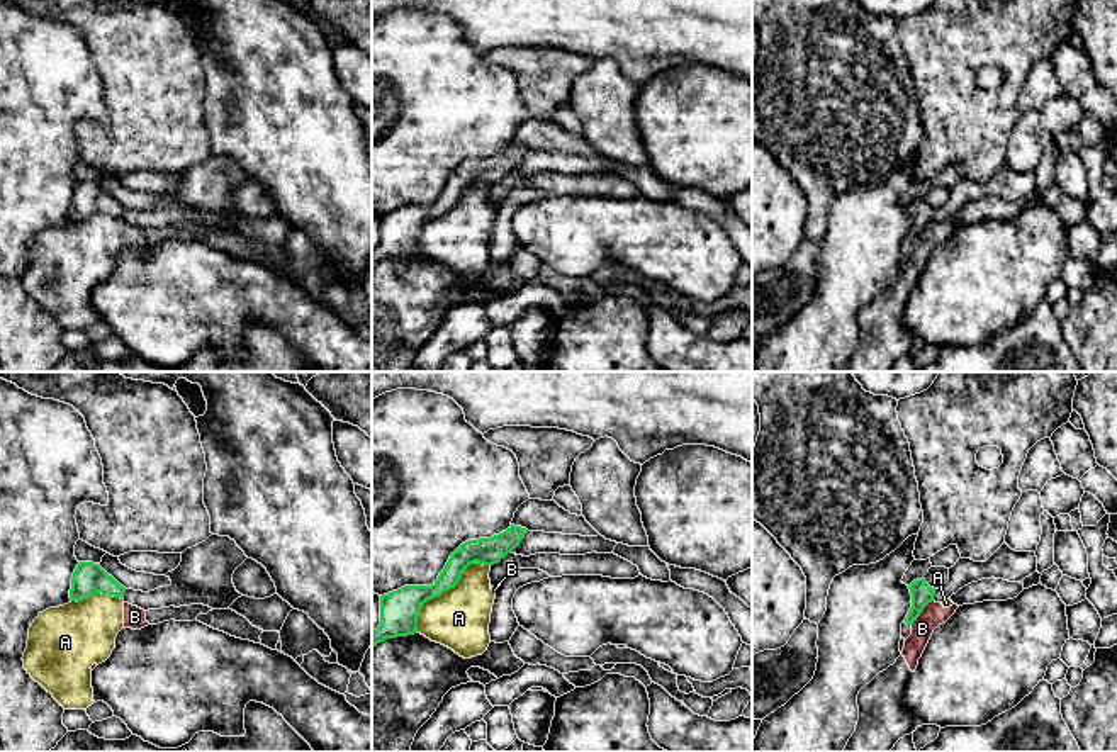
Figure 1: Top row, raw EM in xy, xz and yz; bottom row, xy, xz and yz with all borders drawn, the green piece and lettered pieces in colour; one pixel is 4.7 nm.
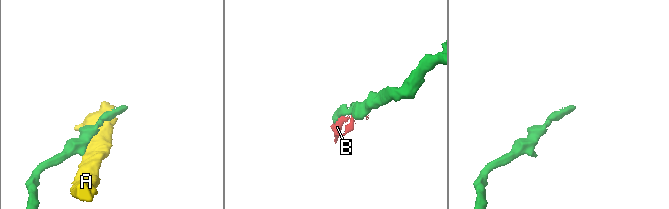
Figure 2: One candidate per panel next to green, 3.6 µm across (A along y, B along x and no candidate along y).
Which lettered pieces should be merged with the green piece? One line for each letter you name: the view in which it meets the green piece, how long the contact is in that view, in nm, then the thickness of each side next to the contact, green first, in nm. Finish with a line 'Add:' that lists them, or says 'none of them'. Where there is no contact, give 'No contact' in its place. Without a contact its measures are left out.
Add: none of them

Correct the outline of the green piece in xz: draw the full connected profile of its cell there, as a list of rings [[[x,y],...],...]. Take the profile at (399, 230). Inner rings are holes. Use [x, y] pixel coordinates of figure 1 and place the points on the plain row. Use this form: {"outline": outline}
{"outline": [[[511,144],[491,158],[469,160],[450,175],[431,205],[404,205],[380,216],[380,244],[372,251],[372,267],[387,258],[418,253],[418,236],[426,221],[455,207],[469,185],[497,183],[519,165],[526,153],[526,148]]]}

